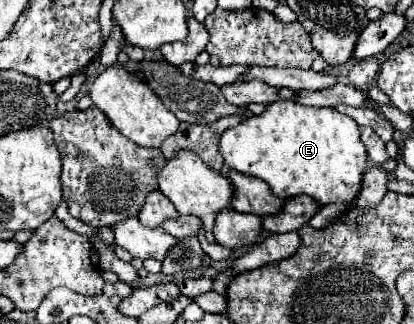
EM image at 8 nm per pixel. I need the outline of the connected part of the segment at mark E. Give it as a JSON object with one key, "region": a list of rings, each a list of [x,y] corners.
{"region":[[[274,101],[260,115],[252,115],[240,125],[222,133],[220,153],[228,169],[266,181],[274,195],[282,199],[310,195],[320,205],[356,199],[368,161],[368,153],[360,141],[360,129],[354,119],[338,113],[336,109],[306,107],[296,101]]]}

